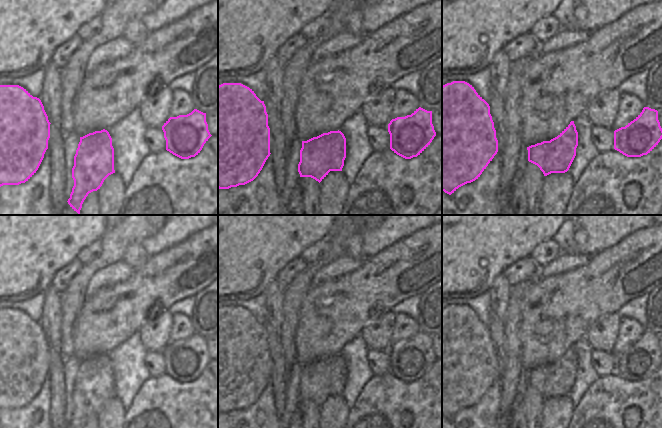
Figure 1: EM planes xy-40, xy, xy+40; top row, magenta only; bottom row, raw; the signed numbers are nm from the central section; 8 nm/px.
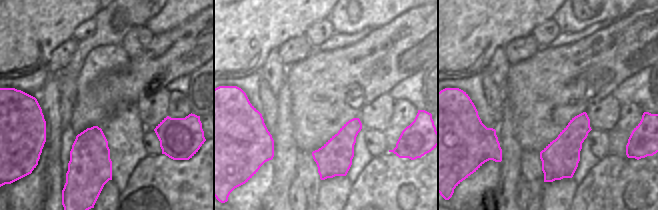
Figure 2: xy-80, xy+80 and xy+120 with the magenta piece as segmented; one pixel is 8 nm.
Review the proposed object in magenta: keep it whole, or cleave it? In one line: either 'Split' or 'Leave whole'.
Split

